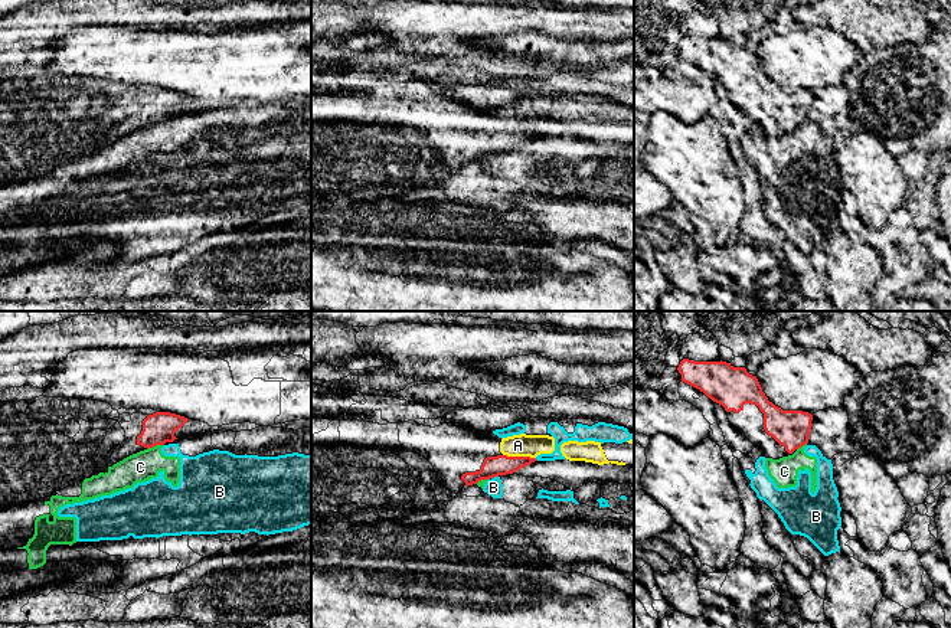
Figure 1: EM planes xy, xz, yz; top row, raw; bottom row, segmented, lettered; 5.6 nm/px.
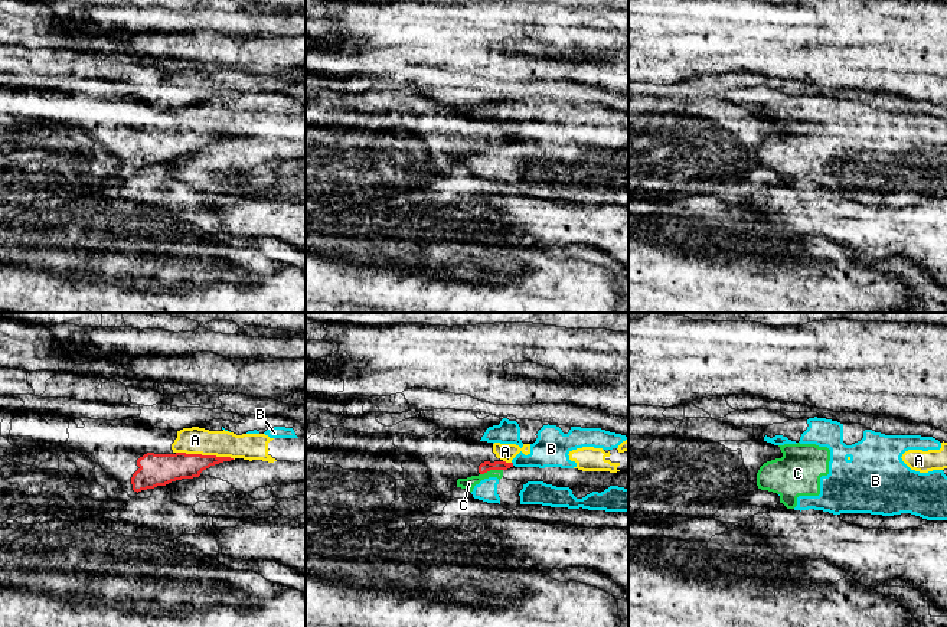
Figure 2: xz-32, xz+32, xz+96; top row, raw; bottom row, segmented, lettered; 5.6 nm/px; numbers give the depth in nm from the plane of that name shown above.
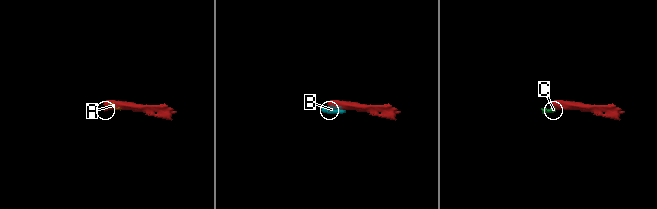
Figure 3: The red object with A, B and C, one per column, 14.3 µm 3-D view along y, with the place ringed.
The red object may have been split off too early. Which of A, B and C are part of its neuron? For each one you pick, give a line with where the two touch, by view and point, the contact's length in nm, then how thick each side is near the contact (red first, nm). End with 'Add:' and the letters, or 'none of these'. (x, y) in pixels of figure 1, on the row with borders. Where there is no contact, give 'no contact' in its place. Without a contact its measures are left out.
Add: none of these

